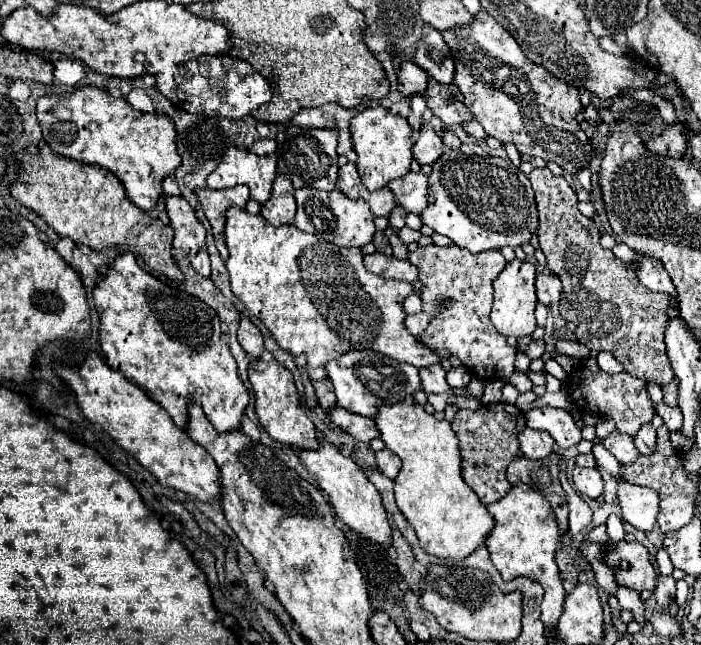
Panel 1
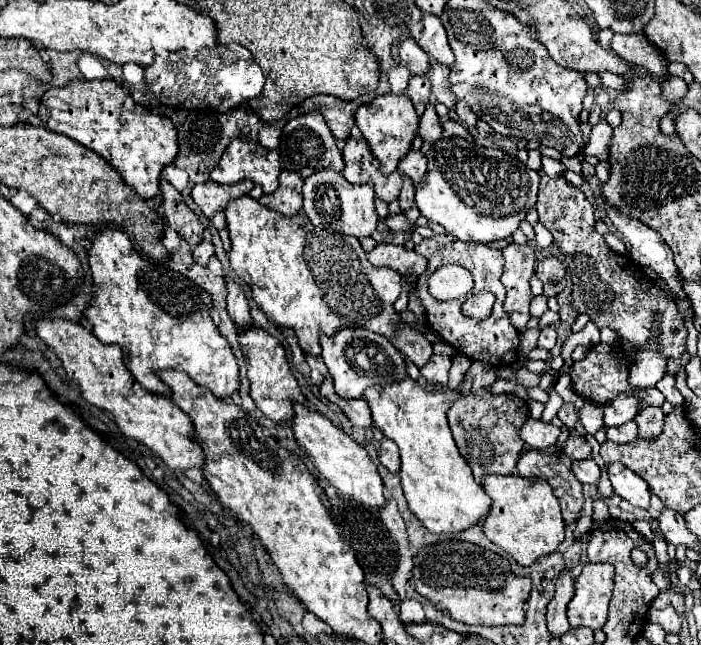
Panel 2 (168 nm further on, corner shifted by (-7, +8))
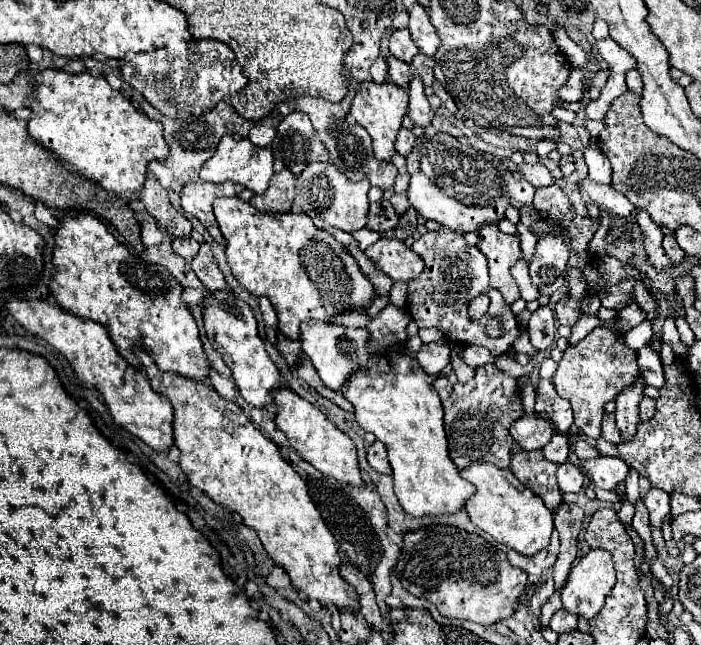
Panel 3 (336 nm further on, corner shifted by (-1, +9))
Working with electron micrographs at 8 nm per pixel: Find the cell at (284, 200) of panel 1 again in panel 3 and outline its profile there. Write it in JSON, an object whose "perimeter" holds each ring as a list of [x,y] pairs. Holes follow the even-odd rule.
{"perimeter":[[[281,170],[271,176],[269,190],[261,196],[253,196],[249,202],[261,212],[289,212],[295,198],[295,176],[291,170]]]}

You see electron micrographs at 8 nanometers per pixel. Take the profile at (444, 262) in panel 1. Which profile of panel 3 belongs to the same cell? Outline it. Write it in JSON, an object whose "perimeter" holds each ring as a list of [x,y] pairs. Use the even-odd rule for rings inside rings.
{"perimeter":[[[441,228],[437,232],[427,232],[411,246],[413,252],[417,252],[423,262],[425,270],[409,282],[409,296],[407,296],[407,310],[411,318],[417,322],[419,328],[439,328],[443,336],[453,344],[475,344],[485,346],[493,354],[503,354],[513,346],[515,338],[519,336],[519,324],[515,314],[511,312],[511,306],[503,300],[503,296],[497,290],[489,288],[489,276],[487,276],[487,262],[485,256],[479,252],[477,246],[467,246],[465,238],[449,228]],[[477,294],[489,294],[491,304],[489,312],[481,320],[471,320],[467,314],[469,302]],[[501,316],[505,332],[501,338],[489,338],[485,334],[485,324],[489,318]]]}

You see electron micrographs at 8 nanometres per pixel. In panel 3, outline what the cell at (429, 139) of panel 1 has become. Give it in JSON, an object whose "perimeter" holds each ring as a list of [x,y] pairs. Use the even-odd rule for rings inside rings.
{"perimeter":[[[413,76],[409,82],[409,118],[417,126],[429,126],[431,124],[431,108],[427,102],[427,96],[423,92],[423,82],[419,76]]]}

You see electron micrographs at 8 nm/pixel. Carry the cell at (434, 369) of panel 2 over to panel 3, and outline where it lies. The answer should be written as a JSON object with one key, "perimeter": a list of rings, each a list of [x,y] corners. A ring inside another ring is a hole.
{"perimeter":[[[437,340],[431,344],[423,344],[421,350],[417,352],[417,360],[427,374],[439,374],[449,364],[449,354],[451,354],[449,342]]]}

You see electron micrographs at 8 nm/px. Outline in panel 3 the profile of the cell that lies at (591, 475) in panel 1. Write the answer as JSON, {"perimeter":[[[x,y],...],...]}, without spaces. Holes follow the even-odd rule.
{"perimeter":[[[565,462],[557,468],[557,482],[559,482],[561,492],[579,492],[579,490],[583,490],[583,480],[585,480],[585,476],[571,462]]]}

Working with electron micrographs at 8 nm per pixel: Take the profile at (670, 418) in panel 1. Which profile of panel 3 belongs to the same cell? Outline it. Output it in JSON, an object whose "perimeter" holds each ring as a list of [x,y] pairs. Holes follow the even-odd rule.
{"perimeter":[[[643,346],[637,352],[637,364],[639,364],[639,370],[641,370],[641,374],[649,386],[655,386],[655,388],[663,386],[665,380],[663,380],[661,360],[653,350],[649,350],[649,346]]]}

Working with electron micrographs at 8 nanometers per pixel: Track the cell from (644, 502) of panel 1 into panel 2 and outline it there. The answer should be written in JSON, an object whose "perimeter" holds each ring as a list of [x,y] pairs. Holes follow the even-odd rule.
{"perimeter":[[[611,463],[607,473],[609,473],[611,485],[613,485],[613,489],[619,497],[629,501],[633,507],[649,509],[649,505],[651,505],[651,487],[647,485],[647,481],[643,477],[639,477],[631,469],[623,467],[621,463]]]}

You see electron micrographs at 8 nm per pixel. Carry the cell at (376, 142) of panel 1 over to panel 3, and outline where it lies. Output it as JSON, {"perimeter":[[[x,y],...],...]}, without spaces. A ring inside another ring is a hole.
{"perimeter":[[[389,80],[383,84],[377,82],[361,82],[359,90],[351,102],[349,114],[369,132],[373,138],[373,152],[379,160],[391,160],[391,154],[395,152],[395,138],[401,128],[403,114],[407,112],[407,88],[401,88]]]}

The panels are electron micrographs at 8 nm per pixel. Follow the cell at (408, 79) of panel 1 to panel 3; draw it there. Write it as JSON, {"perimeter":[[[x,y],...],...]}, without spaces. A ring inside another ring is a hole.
{"perimeter":[[[407,28],[403,30],[393,30],[389,36],[389,50],[395,58],[403,60],[403,62],[411,62],[413,56],[419,52],[419,48],[413,44],[411,34]]]}

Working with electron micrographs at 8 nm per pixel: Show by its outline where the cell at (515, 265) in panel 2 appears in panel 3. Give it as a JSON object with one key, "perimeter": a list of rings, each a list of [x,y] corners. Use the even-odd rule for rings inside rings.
{"perimeter":[[[483,224],[479,230],[477,248],[485,254],[489,262],[489,286],[499,290],[505,302],[513,304],[519,298],[519,290],[513,282],[513,276],[509,274],[509,266],[513,266],[513,262],[521,258],[519,236],[503,234],[497,226]]]}

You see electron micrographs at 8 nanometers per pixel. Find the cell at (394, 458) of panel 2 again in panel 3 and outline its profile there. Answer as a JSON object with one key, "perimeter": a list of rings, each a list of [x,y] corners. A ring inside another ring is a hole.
{"perimeter":[[[379,440],[367,448],[367,462],[379,474],[391,474],[391,464],[387,460],[387,448]]]}

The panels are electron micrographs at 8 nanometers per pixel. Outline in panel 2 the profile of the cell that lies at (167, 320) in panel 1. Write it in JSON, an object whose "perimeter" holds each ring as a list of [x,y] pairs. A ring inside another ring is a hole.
{"perimeter":[[[105,227],[97,233],[93,247],[89,249],[89,265],[95,281],[95,299],[85,311],[85,317],[93,325],[93,333],[103,343],[115,343],[123,349],[123,363],[129,367],[141,387],[151,393],[169,397],[171,389],[157,377],[157,371],[177,369],[185,371],[195,383],[207,387],[217,399],[229,399],[239,389],[239,365],[231,351],[231,345],[219,333],[217,325],[209,315],[213,301],[207,291],[197,287],[177,271],[165,269],[163,265],[155,265],[143,259],[133,249],[129,235],[121,229]]]}

